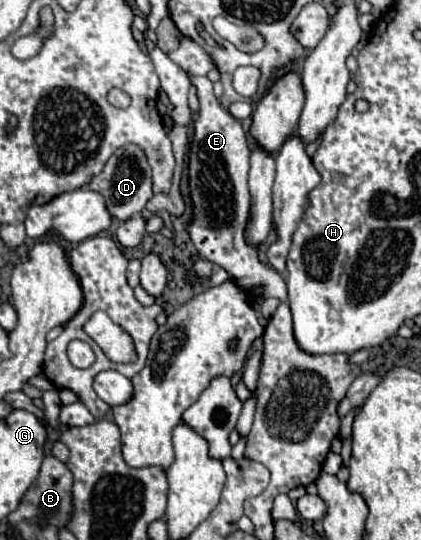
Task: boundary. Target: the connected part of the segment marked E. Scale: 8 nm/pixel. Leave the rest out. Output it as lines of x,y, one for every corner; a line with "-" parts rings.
191,77
191,83
197,87
201,117
193,123
195,133
189,149
189,195
193,219
187,223
187,233
197,251
211,263
227,269
239,285
249,289
261,283
265,285
265,297
287,301
287,285
283,277
275,269
263,267
257,259
257,245
247,243
245,239
245,227
251,217
251,195
247,189
249,145
241,123
217,101
213,83
207,77

